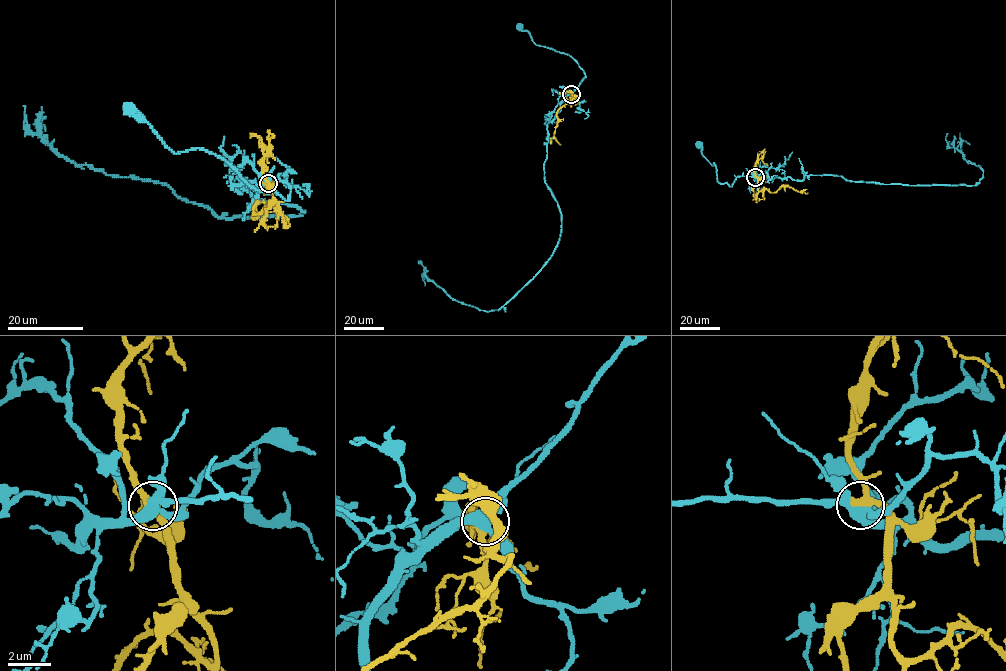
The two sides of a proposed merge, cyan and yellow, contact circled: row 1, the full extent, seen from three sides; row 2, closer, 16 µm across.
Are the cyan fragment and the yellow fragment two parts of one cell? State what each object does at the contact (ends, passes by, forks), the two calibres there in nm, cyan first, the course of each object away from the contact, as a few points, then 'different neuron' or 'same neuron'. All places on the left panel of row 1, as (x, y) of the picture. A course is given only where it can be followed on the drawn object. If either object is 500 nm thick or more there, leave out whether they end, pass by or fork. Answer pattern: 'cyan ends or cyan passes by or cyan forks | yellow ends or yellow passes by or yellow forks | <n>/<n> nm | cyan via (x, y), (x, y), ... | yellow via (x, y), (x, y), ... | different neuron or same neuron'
cyan forks | yellow passes by | 420/400 nm | cyan via (268, 183), (285, 181), (289, 199), (250, 185), (210, 152), (192, 148), (174, 153), (128, 111) | yellow via (268, 182), (279, 210), (268, 205), (261, 212), (254, 213), (257, 203), (253, 218) | same neuron

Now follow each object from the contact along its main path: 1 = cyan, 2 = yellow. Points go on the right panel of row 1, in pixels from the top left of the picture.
1: (755, 177), (738, 176), (732, 186), (721, 184), (714, 163), (699, 146)
2: (755, 176), (758, 190), (764, 188), (775, 192), (789, 186), (808, 193)

